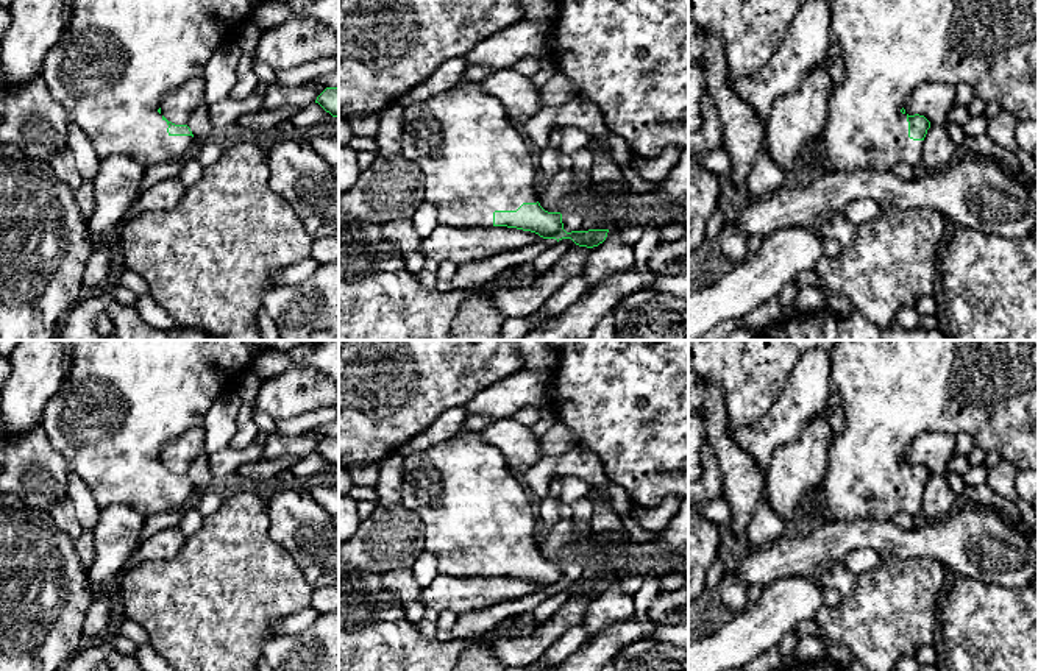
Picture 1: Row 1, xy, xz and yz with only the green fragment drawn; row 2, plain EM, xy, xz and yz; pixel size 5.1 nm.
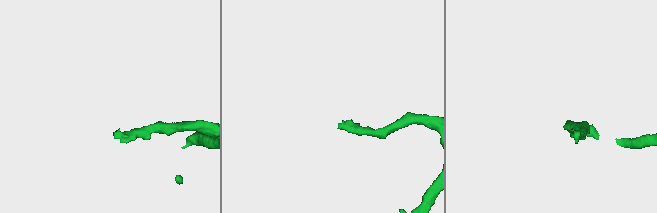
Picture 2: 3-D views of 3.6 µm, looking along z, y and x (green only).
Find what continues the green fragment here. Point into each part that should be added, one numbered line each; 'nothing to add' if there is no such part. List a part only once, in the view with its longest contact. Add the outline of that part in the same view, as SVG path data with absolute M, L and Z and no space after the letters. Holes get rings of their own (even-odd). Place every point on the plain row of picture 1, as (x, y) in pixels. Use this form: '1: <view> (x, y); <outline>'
1: xz (475, 511); M457 432L428 449L404 456L401 502L426 527L425 551L437 559L439 574L490 577L495 560L537 552L535 504L509 470L501 451L479 432Z

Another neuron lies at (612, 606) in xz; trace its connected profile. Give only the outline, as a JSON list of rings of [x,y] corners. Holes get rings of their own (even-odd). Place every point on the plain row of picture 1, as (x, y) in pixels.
[[[609,579],[607,587],[598,596],[590,598],[584,627],[587,629],[587,643],[610,624],[634,618],[634,596],[626,595],[617,579]]]

